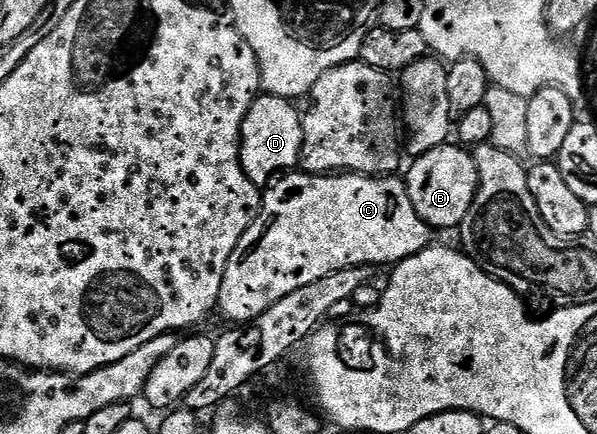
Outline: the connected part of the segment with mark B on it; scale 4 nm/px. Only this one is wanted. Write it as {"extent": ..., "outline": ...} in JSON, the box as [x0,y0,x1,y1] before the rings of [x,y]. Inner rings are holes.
{"extent":[406,142,481,230],"outline":[[[449,142],[415,157],[411,163],[406,183],[410,200],[414,202],[420,217],[434,230],[459,229],[481,186],[475,155],[467,147]]]}

